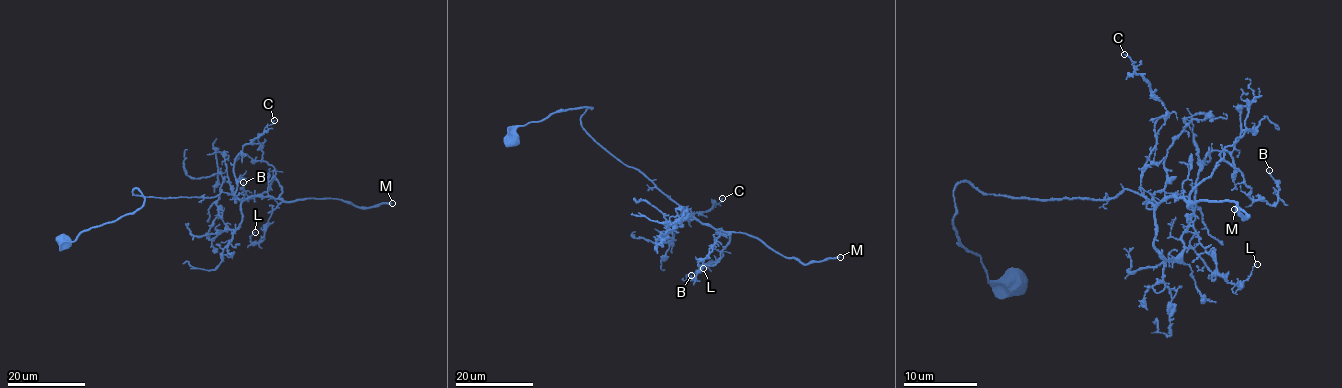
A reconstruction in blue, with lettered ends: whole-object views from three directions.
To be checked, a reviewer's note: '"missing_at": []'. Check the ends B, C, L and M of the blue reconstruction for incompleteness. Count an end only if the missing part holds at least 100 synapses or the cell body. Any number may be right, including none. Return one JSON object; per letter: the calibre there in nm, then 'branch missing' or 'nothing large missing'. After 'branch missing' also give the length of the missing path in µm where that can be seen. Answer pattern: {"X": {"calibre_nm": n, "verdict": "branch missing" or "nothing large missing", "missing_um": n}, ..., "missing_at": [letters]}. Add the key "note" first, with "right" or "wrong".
{"note": "wrong", "B": {"calibre_nm": 120, "verdict": "nothing large missing"}, "C": {"calibre_nm": 110, "verdict": "nothing large missing"}, "L": {"calibre_nm": 100, "verdict": "nothing large missing"}, "M": {"calibre_nm": 190, "verdict": "branch missing", "missing_um": 130}, "missing_at": ["M"]}

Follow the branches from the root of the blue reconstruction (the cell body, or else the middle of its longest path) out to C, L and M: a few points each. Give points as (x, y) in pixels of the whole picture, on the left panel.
C: (64, 242), (137, 210), (144, 197), (135, 188), (134, 195), (146, 197), (233, 195), (235, 158), (274, 120)
L: (64, 242), (137, 210), (144, 197), (135, 188), (146, 197), (274, 197), (258, 243), (255, 232)
M: (64, 242), (137, 210), (144, 197), (135, 188), (134, 195), (162, 198), (225, 192), (239, 200), (392, 203)

